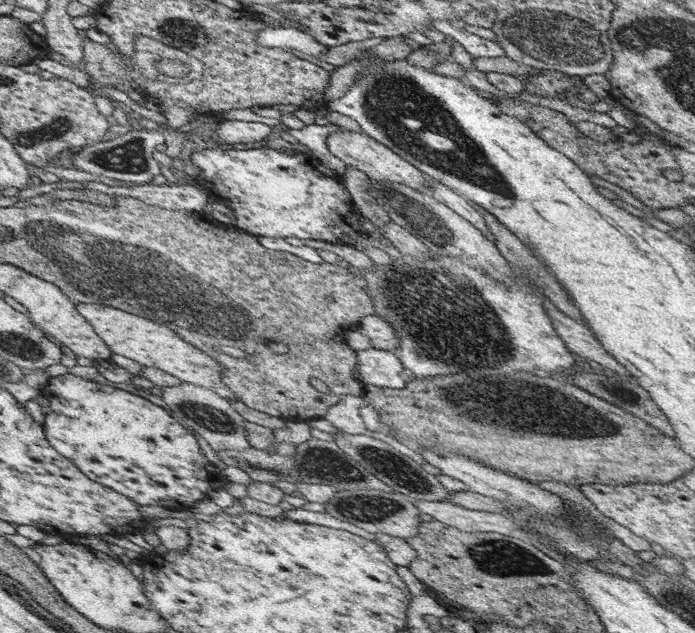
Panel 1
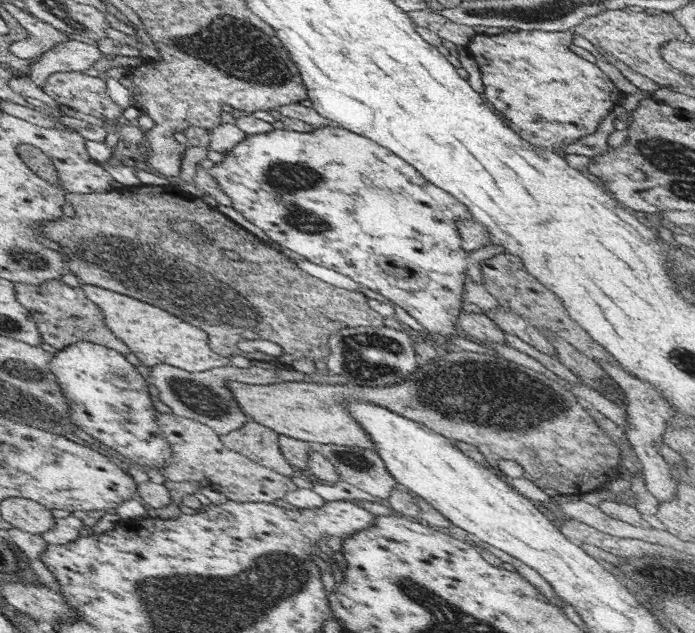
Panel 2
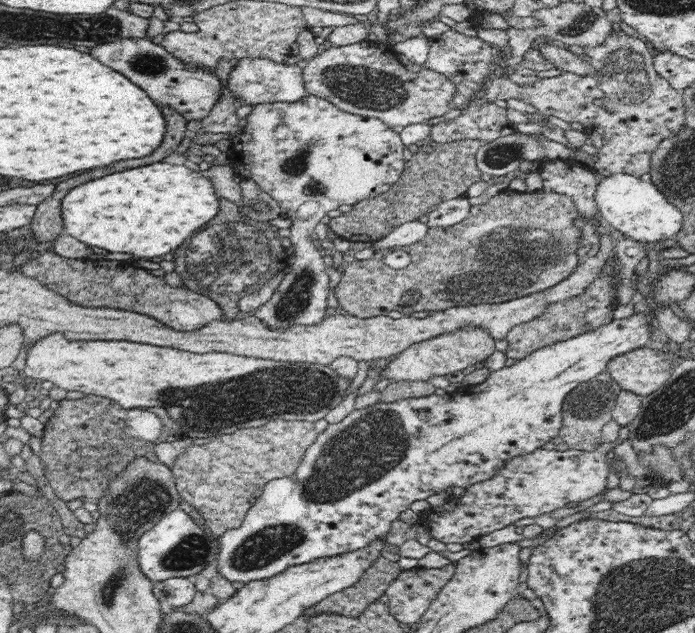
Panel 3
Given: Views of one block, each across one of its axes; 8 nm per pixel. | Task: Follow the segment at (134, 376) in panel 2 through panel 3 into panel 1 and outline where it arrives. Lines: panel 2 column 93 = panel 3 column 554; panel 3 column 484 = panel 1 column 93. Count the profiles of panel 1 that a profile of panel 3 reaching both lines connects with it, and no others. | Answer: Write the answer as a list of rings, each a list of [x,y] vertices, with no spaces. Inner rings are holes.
[[[68,373],[48,377],[43,393],[50,401],[51,412],[45,414],[42,425],[50,444],[74,460],[90,480],[131,498],[139,506],[190,509],[194,502],[208,499],[211,491],[227,482],[222,471],[206,459],[194,436],[166,409],[146,398]]]

